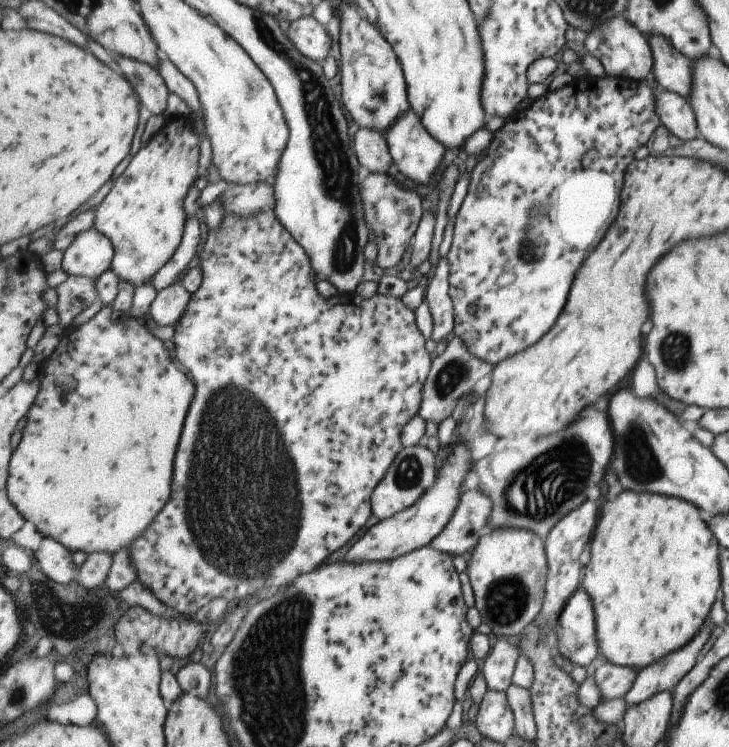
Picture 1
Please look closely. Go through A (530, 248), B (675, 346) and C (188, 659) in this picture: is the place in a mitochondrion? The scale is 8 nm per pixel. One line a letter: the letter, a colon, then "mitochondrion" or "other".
A: mitochondrion
B: mitochondrion
C: other

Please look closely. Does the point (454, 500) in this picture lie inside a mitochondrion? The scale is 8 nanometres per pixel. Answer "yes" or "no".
no

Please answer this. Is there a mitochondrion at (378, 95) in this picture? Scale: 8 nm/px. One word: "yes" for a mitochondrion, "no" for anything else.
yes

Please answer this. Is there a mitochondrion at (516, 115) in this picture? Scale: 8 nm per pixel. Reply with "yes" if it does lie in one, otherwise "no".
no

